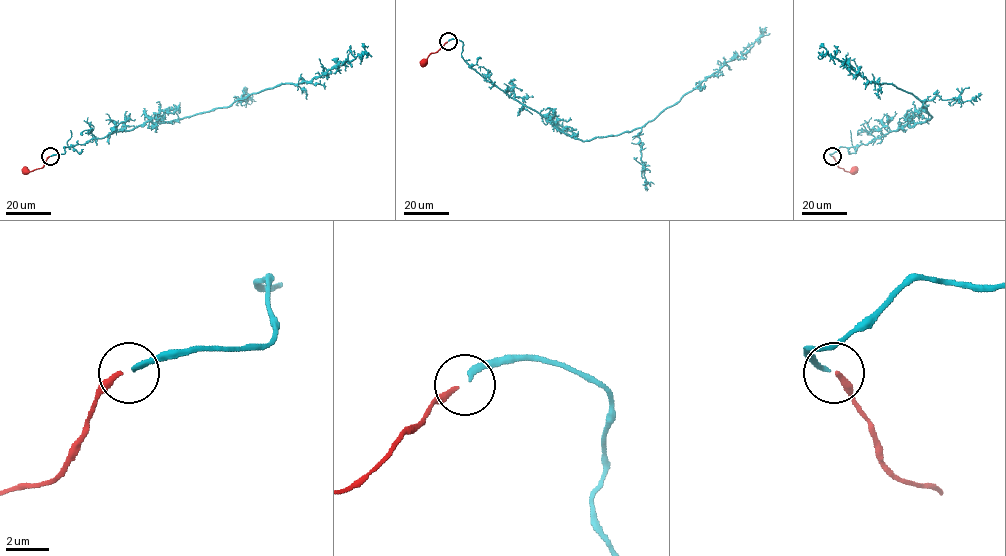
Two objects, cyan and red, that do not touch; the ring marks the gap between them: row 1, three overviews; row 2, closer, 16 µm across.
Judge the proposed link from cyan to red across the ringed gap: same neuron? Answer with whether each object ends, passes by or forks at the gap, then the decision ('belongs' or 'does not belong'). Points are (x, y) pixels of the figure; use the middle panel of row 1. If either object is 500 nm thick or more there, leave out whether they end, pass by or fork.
cyan ends | red ends | does not belong

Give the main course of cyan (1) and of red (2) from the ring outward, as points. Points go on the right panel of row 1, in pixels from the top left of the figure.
1: (832, 156), (841, 146), (867, 144), (908, 121), (931, 117), (912, 93), (869, 82), (847, 62), (818, 55)
2: (832, 157), (839, 167), (846, 171), (853, 170)

